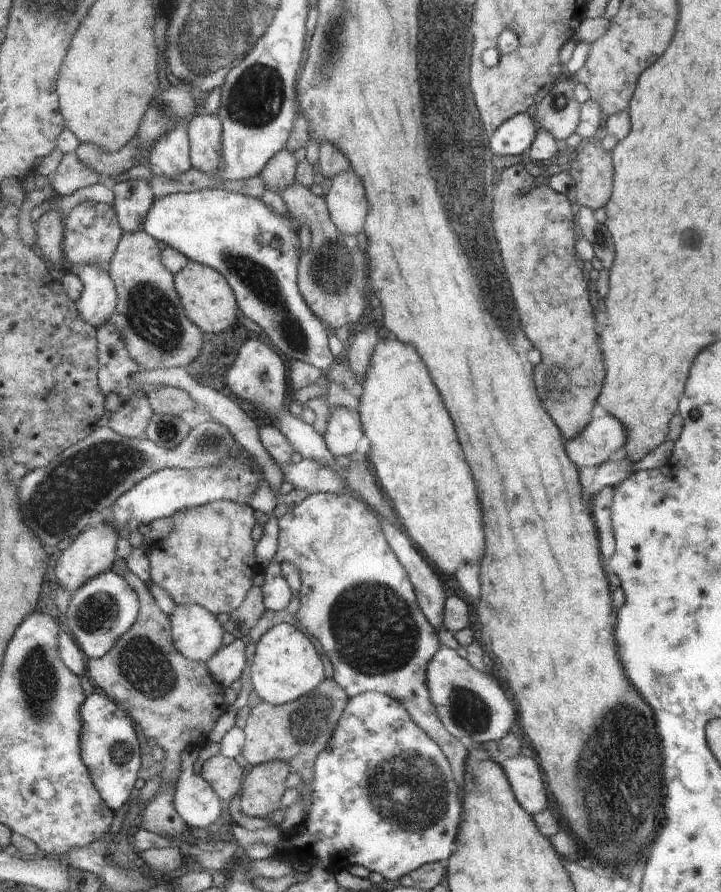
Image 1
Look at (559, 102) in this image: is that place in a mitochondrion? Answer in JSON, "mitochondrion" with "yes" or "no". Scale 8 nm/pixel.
{"mitochondrion":"yes"}

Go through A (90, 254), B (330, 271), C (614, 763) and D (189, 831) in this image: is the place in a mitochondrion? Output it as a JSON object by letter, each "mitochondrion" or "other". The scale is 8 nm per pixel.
{"A":"other","B":"mitochondrion","C":"mitochondrion","D":"other"}

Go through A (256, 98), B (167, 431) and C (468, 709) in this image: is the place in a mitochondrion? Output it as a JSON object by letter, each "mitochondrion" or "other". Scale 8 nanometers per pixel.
{"A":"mitochondrion","B":"mitochondrion","C":"mitochondrion"}

